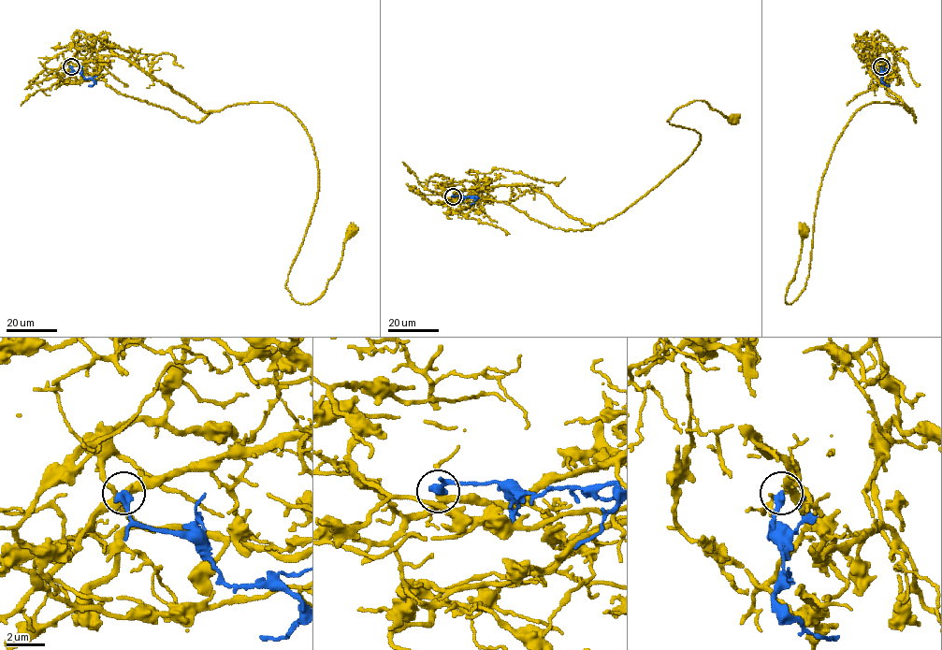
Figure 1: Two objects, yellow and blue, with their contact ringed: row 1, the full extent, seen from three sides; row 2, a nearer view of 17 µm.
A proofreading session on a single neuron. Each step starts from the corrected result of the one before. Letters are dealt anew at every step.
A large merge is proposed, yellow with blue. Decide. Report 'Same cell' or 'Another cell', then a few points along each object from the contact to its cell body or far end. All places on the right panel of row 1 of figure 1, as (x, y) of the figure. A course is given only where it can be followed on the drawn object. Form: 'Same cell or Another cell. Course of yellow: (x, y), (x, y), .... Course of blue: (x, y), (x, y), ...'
Another cell. Course of yellow: (882, 66), (870, 56), (910, 111), (870, 102), (850, 120), (822, 177), (805, 287), (788, 304), (804, 231). Course of blue: (881, 66), (881, 80), (889, 86)

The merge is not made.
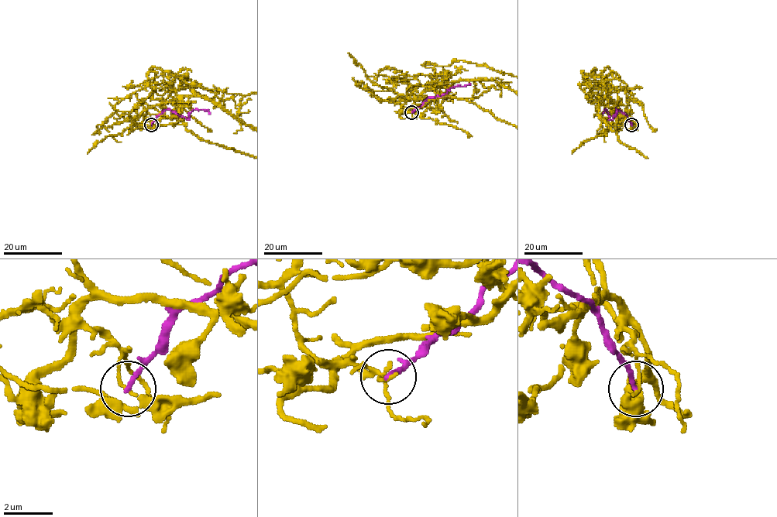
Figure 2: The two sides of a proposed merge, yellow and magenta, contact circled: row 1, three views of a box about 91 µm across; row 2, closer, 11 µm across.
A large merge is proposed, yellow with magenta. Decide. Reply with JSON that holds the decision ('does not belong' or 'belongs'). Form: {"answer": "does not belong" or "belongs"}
{"answer": "does not belong"}

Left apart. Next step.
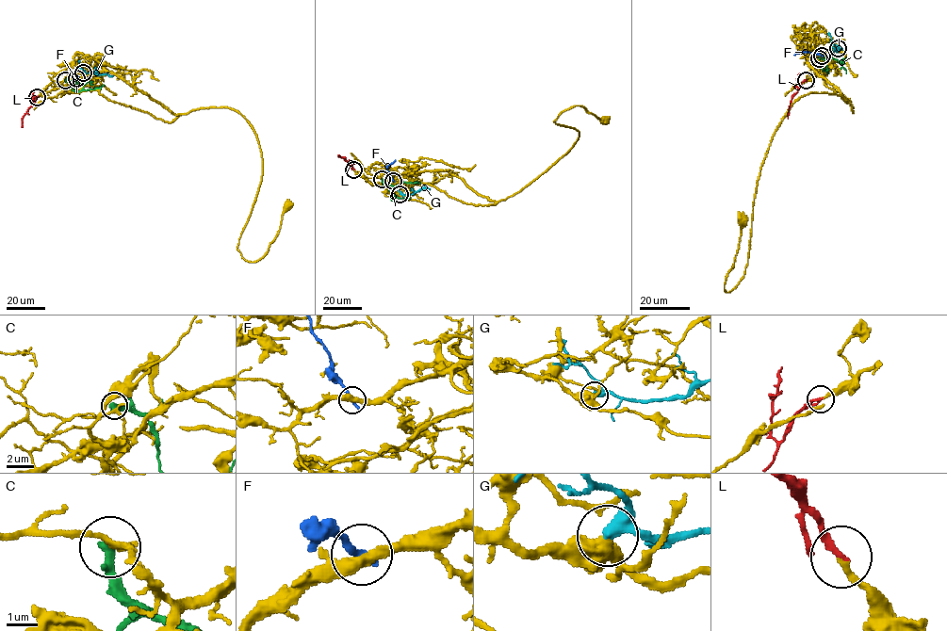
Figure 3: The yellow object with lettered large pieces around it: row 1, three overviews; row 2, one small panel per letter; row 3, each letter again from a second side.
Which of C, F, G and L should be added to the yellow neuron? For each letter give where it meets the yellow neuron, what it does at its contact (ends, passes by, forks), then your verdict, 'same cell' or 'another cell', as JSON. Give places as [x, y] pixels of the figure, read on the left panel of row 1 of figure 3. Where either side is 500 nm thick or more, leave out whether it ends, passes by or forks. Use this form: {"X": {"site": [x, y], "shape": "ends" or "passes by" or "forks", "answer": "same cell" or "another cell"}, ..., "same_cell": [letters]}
{"C": {"site": [65, 80], "shape": "ends", "answer": "another cell"}, "F": {"site": [76, 78], "shape": "ends", "answer": "another cell"}, "G": {"site": [83, 72], "shape": "passes by", "answer": "another cell"}, "L": {"site": [37, 97], "shape": "ends", "answer": "same cell"}, "same_cell": ["L"]}

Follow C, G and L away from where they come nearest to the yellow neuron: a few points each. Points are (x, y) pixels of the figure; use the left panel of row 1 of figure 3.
C: (65, 80), (72, 89), (77, 91), (104, 85)
G: (83, 72), (113, 76)
L: (37, 97), (22, 120), (22, 126)

